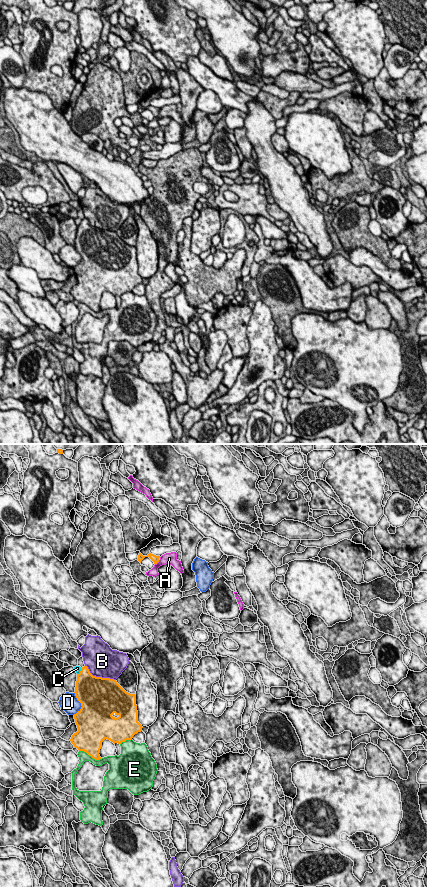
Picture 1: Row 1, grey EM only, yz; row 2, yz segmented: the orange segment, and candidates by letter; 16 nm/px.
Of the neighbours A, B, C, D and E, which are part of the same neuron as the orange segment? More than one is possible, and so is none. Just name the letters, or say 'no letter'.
no letter

